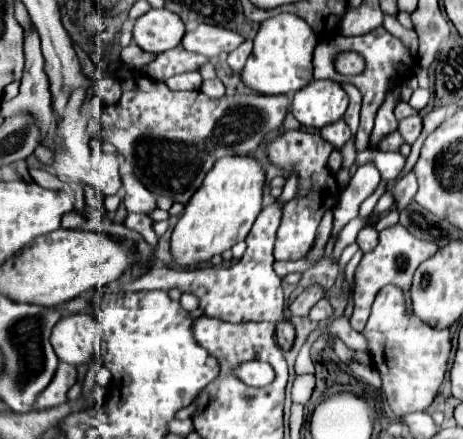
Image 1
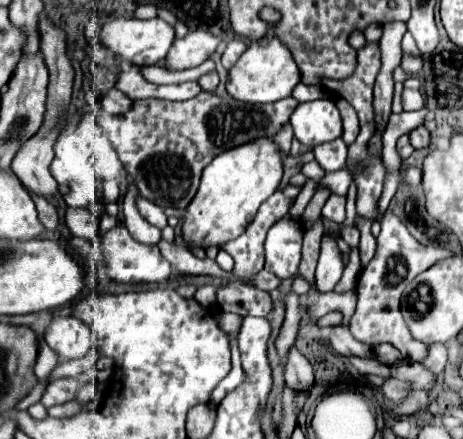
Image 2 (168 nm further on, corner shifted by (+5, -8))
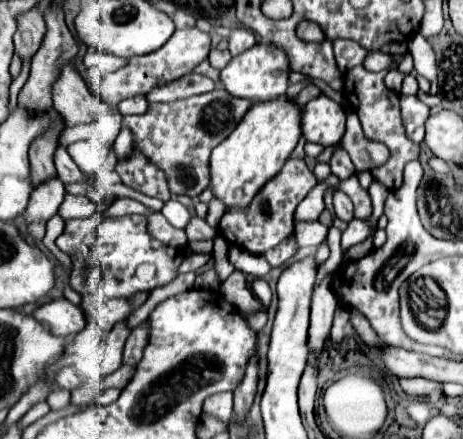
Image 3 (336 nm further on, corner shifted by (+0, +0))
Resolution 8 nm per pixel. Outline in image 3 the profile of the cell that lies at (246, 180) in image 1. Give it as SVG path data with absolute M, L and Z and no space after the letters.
M265 102L255 104L241 124L229 138L225 138L213 152L209 160L211 170L211 192L213 198L221 200L225 208L247 208L253 196L273 180L295 150L301 136L301 110L295 102Z

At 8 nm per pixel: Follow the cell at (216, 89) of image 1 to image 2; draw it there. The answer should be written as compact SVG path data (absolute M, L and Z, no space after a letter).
M214 70L214 72L208 72L208 74L204 74L204 76L198 80L198 84L202 86L202 90L206 90L206 92L212 92L212 90L218 86L218 72Z

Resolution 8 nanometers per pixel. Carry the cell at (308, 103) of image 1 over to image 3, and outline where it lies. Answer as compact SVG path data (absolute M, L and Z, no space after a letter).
M325 94L309 100L301 110L303 136L309 142L335 146L345 134L345 110Z

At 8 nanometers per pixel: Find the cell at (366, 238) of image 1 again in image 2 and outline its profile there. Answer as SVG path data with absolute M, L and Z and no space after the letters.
M344 226L340 236L342 236L342 240L344 240L348 246L358 246L358 244L360 244L360 232L356 230L356 226Z

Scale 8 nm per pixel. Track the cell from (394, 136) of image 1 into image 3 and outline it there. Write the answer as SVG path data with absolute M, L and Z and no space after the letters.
M401 94L401 118L403 118L407 138L417 144L423 142L425 122L429 118L429 106L419 96Z

